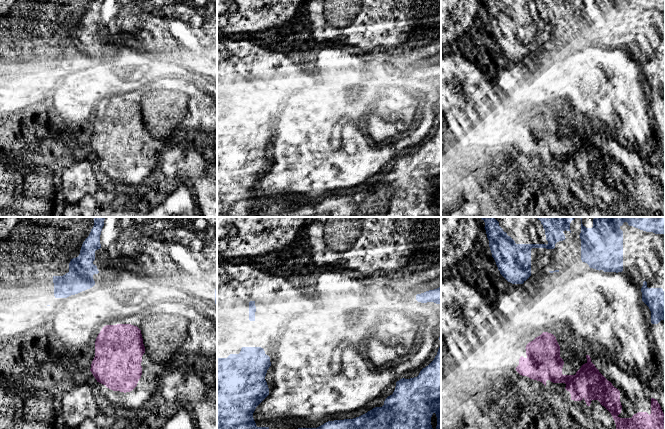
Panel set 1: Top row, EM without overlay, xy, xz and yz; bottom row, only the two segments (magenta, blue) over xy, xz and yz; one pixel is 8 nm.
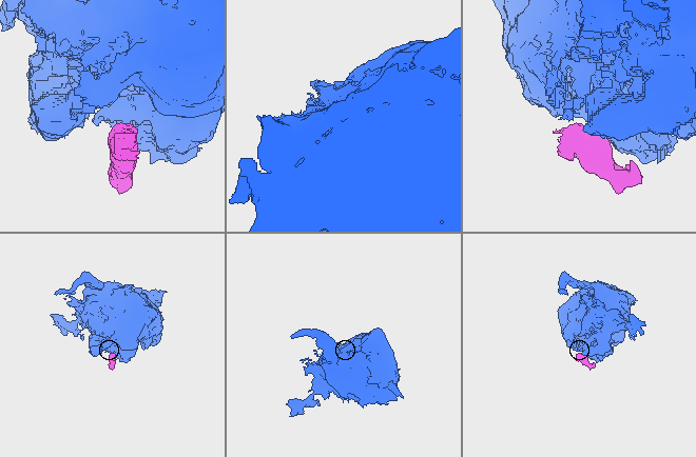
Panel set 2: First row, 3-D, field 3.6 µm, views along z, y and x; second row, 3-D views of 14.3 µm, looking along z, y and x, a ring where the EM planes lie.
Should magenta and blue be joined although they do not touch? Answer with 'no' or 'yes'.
no

